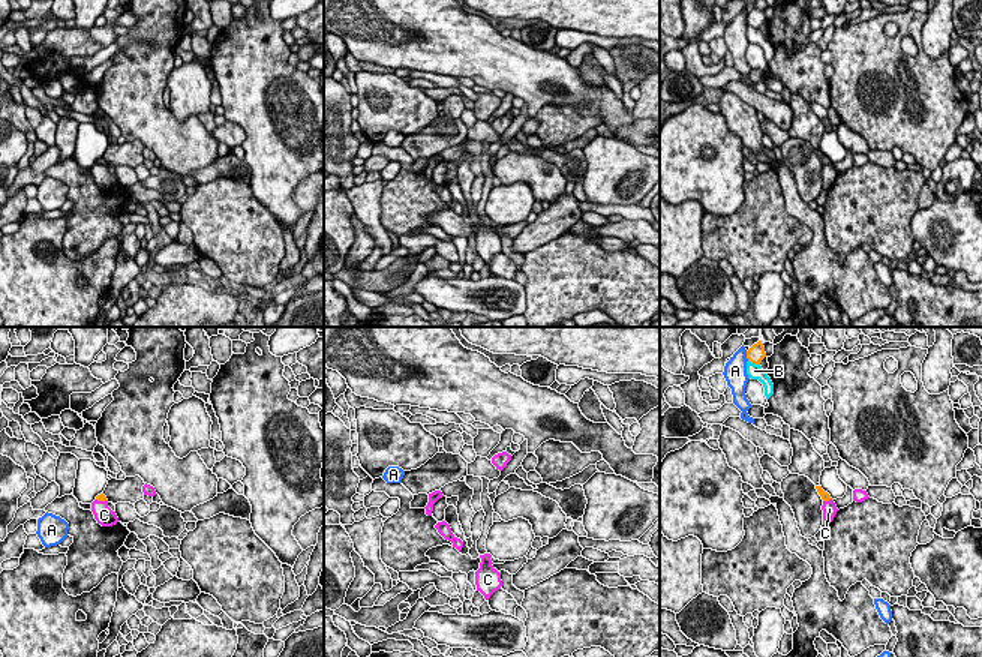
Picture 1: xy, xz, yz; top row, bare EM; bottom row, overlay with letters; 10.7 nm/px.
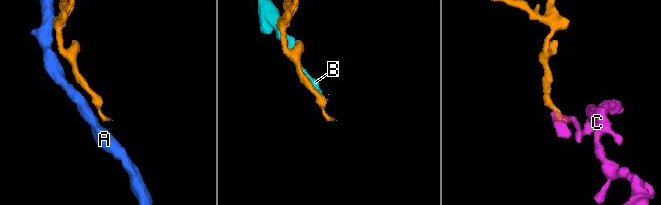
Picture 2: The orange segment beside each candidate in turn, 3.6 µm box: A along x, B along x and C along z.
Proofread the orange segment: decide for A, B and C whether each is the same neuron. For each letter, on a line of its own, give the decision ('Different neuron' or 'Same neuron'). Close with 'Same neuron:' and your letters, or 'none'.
A: Different neuron
B: Different neuron
C: Different neuron
Same neuron: none

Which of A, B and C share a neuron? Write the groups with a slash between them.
A / B / C

